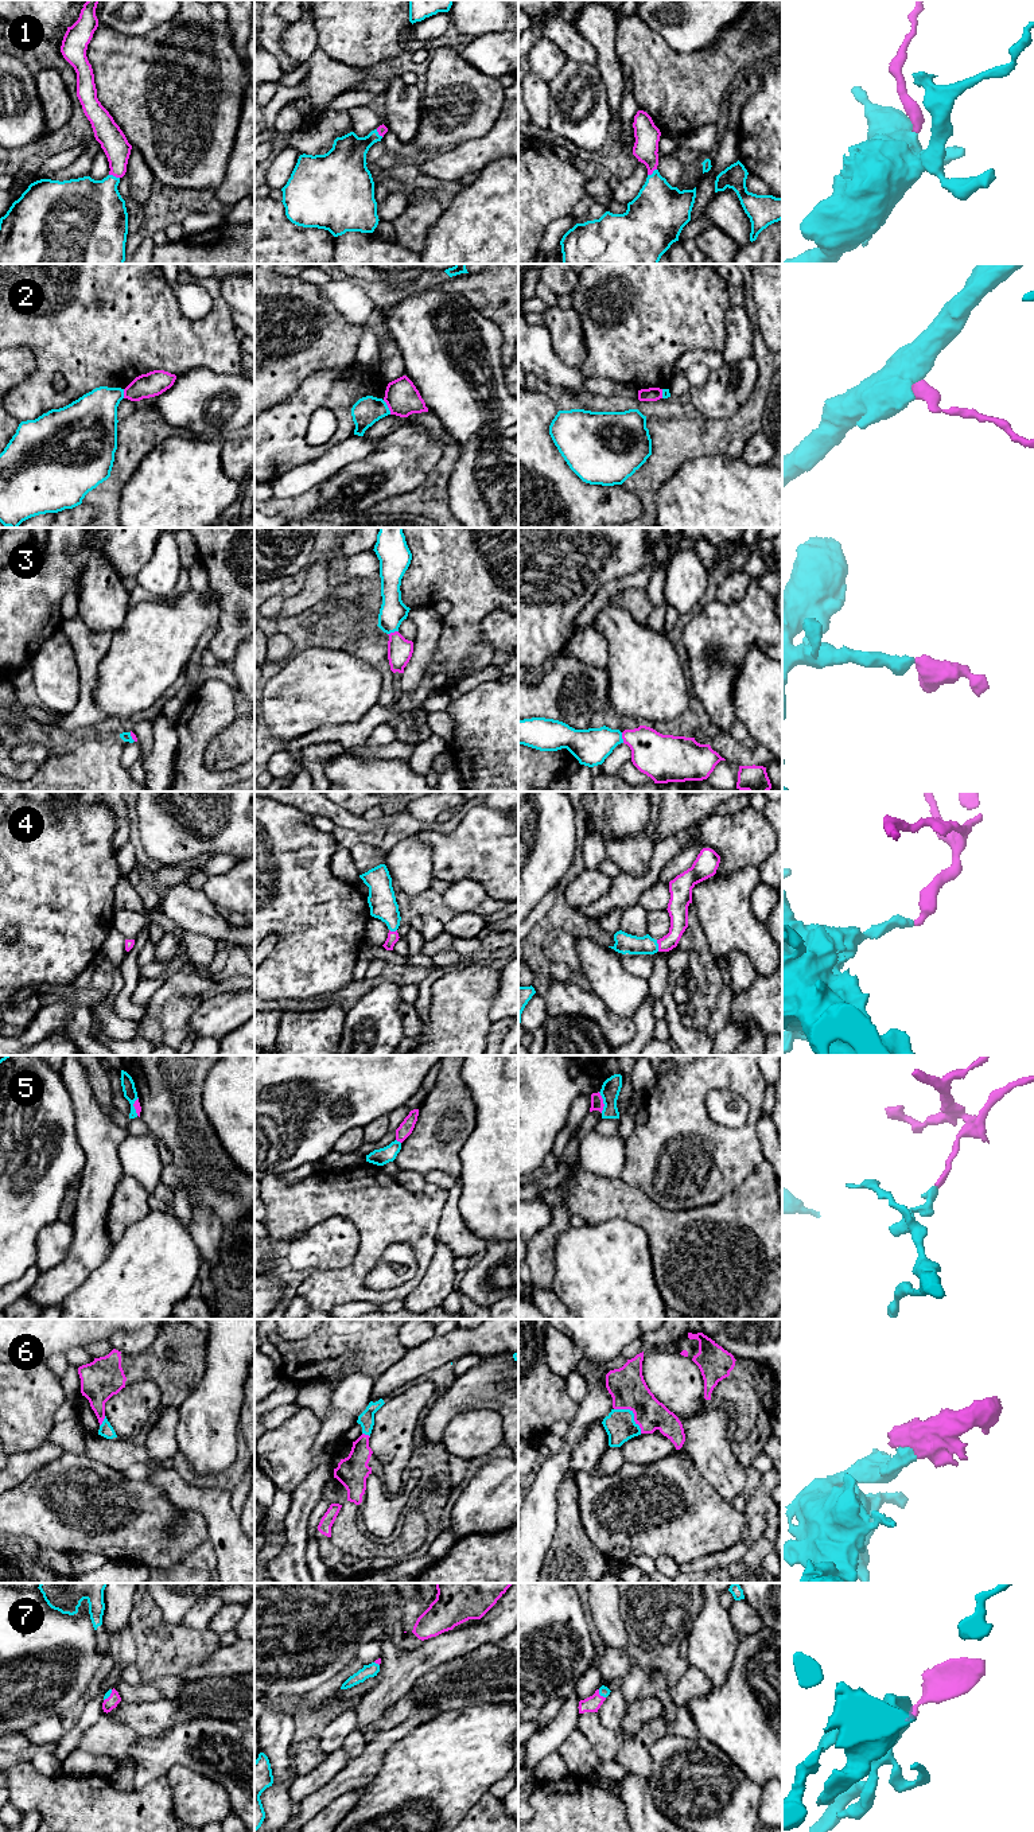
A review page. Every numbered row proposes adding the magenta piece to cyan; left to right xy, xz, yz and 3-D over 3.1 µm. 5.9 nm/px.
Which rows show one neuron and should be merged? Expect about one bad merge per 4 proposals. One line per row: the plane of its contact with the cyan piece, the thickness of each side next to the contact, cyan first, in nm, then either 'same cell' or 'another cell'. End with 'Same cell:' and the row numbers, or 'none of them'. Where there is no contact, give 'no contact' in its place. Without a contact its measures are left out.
1: xy | 380/160 nm | same cell
2: xz | 170/200 nm | another cell
3: xz | 160/150 nm | same cell
4: yz | 120/120 nm | same cell
5: yz | 110/80 nm | another cell
6: yz | 180/220 nm | same cell
7: xy | 30/70 nm | same cell
Same cell: 1, 3, 4, 6, 7

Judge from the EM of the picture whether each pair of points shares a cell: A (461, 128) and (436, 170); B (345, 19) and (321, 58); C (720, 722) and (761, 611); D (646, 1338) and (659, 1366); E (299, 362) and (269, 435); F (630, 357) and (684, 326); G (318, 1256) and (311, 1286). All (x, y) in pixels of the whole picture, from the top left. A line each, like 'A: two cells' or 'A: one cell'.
A: two cells
B: two cells
C: one cell
D: two cells
E: two cells
F: one cell
G: two cells

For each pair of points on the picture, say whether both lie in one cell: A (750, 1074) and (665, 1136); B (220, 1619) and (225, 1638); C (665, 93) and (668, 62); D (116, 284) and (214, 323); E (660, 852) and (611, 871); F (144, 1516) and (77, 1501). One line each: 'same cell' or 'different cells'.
A: same cell
B: different cells
C: same cell
D: same cell
E: different cells
F: same cell

